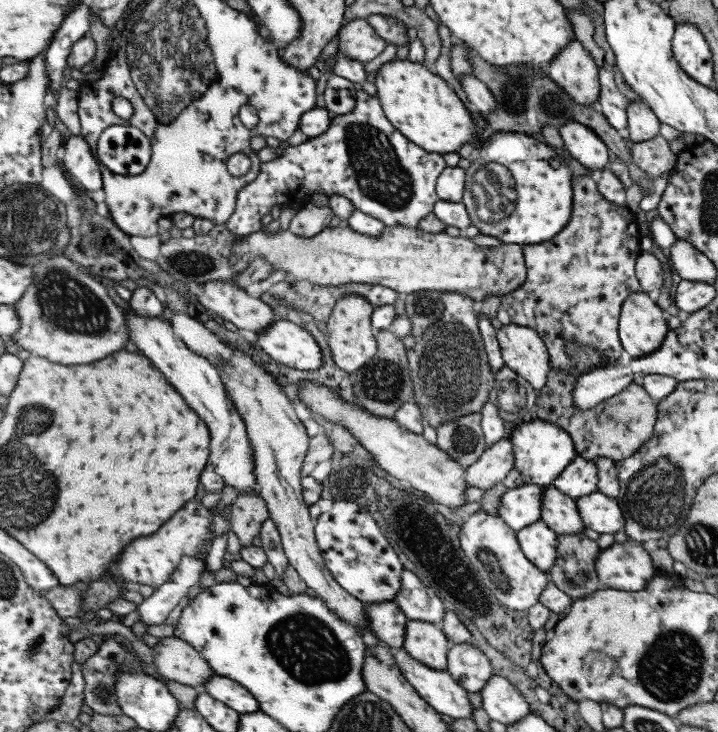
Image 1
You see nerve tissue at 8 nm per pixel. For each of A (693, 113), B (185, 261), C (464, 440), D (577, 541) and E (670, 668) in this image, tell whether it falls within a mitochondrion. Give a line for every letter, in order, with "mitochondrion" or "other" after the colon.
A: other
B: mitochondrion
C: mitochondrion
D: other
E: mitochondrion

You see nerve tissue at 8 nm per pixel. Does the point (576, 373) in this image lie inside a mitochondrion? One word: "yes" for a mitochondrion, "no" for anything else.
no

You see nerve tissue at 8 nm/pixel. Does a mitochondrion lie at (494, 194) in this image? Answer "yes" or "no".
yes

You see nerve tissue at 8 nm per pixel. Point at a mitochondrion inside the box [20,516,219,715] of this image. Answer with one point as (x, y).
(35, 645)

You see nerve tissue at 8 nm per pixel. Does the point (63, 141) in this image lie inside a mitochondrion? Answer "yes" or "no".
no

